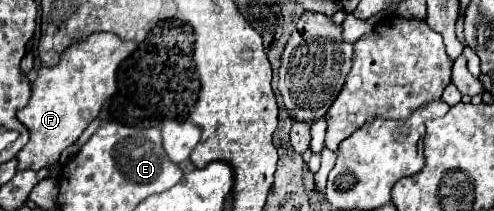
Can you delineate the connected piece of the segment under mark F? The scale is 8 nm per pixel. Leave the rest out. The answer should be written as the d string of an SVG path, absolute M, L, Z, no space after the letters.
M96 33L88 41L80 41L80 45L68 49L60 59L60 65L42 67L38 71L28 105L16 113L22 125L30 131L30 141L16 155L18 171L40 171L58 161L60 153L98 117L104 101L116 93L118 67L134 53L134 49L134 41L120 41L114 33Z

